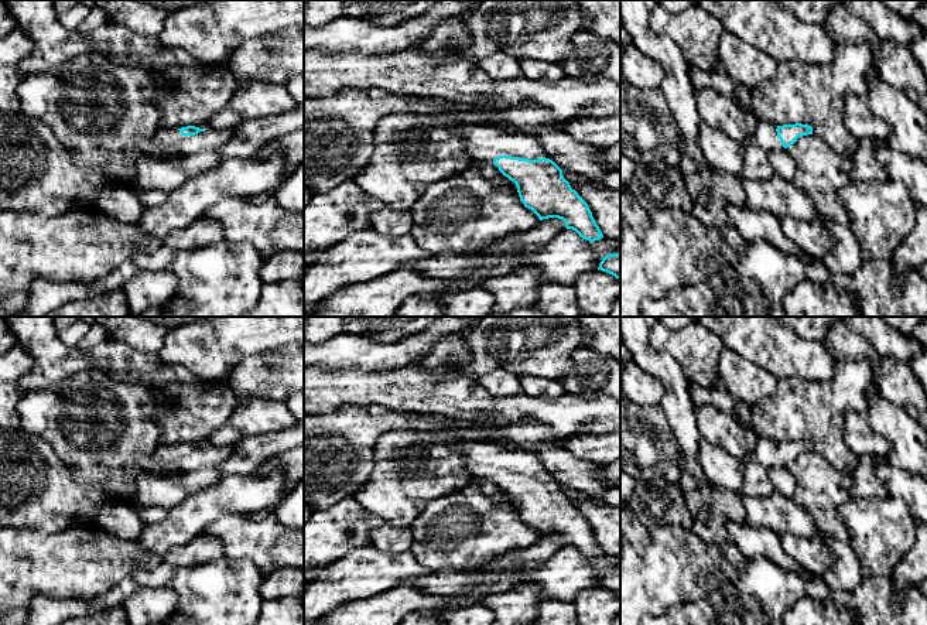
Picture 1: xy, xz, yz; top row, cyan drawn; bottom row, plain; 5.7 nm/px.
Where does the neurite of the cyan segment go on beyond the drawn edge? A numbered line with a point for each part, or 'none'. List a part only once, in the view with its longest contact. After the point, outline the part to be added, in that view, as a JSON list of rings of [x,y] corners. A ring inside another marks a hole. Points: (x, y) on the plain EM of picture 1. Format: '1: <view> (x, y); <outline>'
1: xz (339, 446); [[[380,404],[362,407],[338,407],[328,413],[304,414],[304,503],[311,509],[326,509],[342,498],[353,495],[369,481],[374,465],[377,440],[391,430],[425,430],[437,440],[459,450],[469,472],[480,478],[493,478],[499,472],[529,477],[544,474],[536,452],[506,447],[504,444],[455,431],[464,421],[444,416],[401,413]]]

